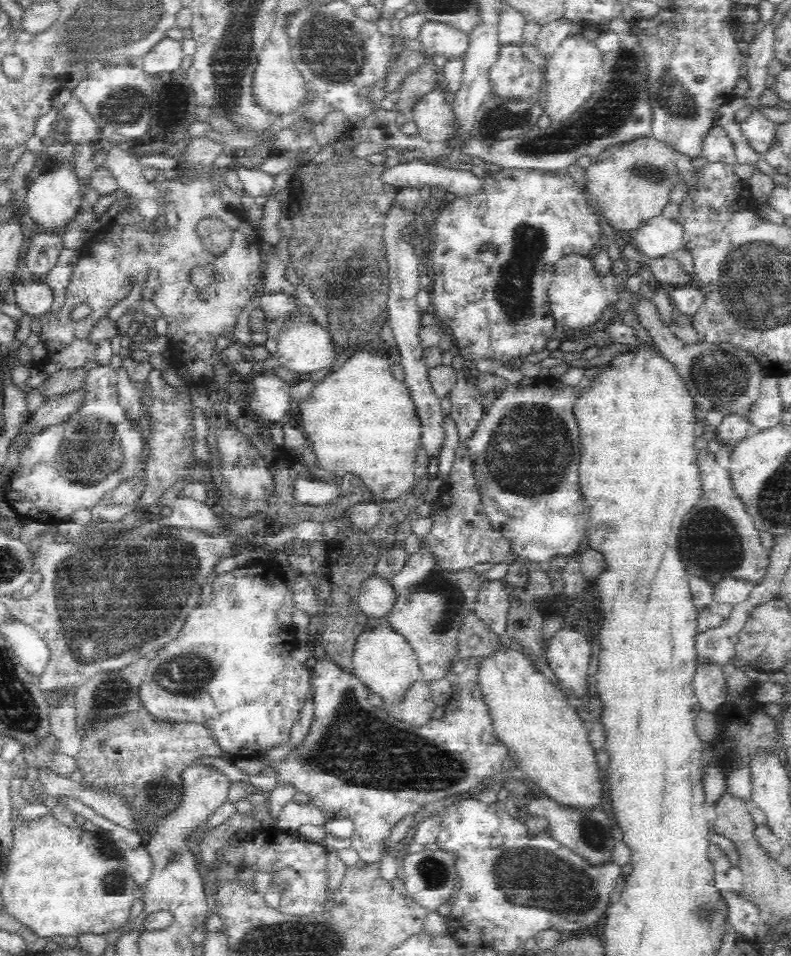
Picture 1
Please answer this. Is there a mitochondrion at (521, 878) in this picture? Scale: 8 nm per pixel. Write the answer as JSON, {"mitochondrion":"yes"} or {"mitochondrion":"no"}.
{"mitochondrion":"yes"}

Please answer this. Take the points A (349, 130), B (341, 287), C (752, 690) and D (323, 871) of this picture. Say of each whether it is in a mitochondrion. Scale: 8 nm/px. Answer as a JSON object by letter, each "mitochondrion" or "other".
{"A":"other","B":"mitochondrion","C":"other","D":"other"}

